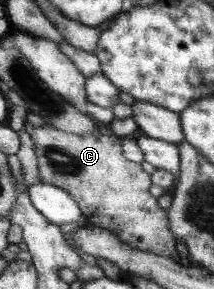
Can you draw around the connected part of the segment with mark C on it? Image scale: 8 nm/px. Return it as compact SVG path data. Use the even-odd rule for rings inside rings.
M27 117L24 118L23 125L25 131L29 132L29 135L33 138L33 143L37 146L37 161L42 182L54 184L58 186L57 188L65 190L83 212L87 225L109 230L124 244L143 252L163 256L174 261L179 260L179 256L175 256L177 254L176 235L173 234L169 220L167 220L167 212L161 210L157 206L158 199L153 198L147 192L151 188L151 178L149 178L147 172L141 170L142 164L133 164L133 162L127 162L123 158L119 138L103 136L100 131L91 134L91 136L87 136L87 134L81 136L45 125L36 128L27 121Z

